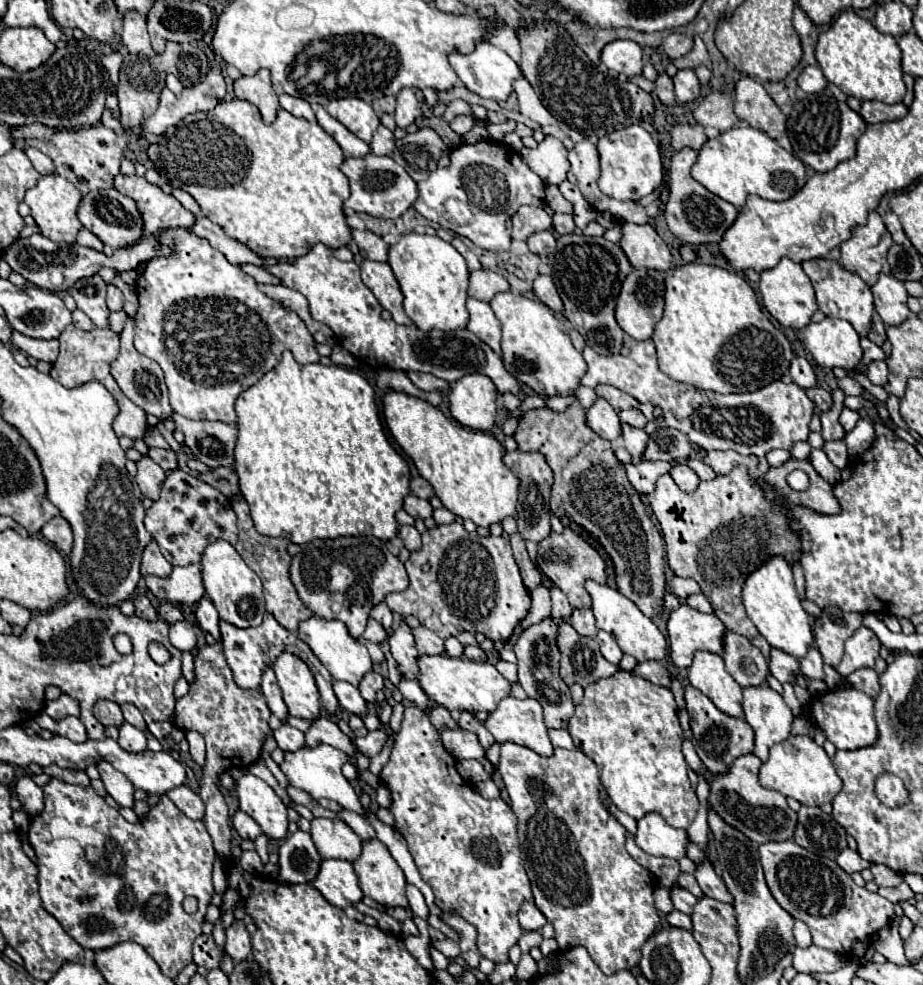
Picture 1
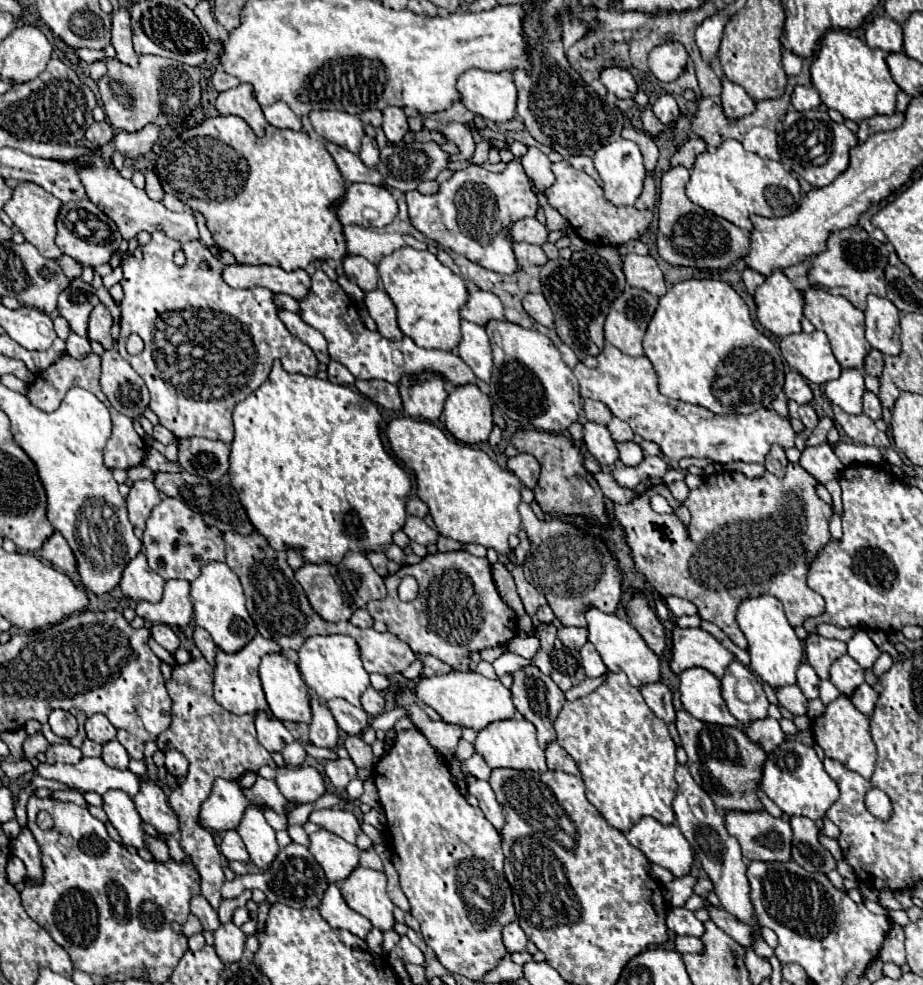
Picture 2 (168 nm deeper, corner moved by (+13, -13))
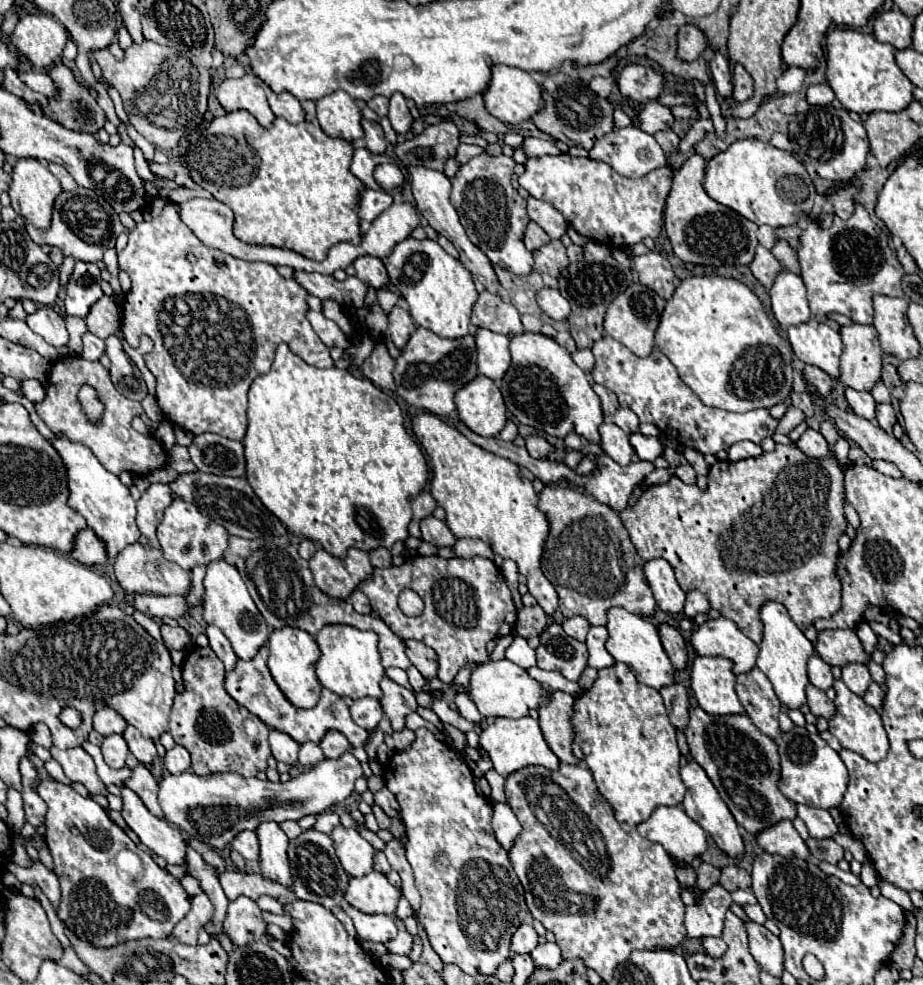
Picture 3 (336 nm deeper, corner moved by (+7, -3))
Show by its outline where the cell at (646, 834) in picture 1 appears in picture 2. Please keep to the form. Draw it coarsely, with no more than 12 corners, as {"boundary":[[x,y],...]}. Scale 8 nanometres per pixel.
{"boundary":[[641,818],[633,848],[673,876],[691,870],[691,846],[677,824]]}

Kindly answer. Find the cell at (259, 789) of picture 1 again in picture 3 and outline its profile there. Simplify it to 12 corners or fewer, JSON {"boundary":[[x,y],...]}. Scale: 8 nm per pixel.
{"boundary":[[275,822],[257,830],[261,872],[291,888],[289,838]]}

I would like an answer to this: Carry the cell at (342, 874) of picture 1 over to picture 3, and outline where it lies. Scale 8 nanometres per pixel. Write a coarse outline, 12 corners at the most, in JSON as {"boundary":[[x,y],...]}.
{"boundary":[[345,906],[362,939],[384,944],[397,936],[392,917]]}

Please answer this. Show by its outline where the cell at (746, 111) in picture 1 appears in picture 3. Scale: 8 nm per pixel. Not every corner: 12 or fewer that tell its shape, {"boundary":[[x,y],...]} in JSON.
{"boundary":[[741,64],[733,66],[735,102],[753,96],[753,78]]}

